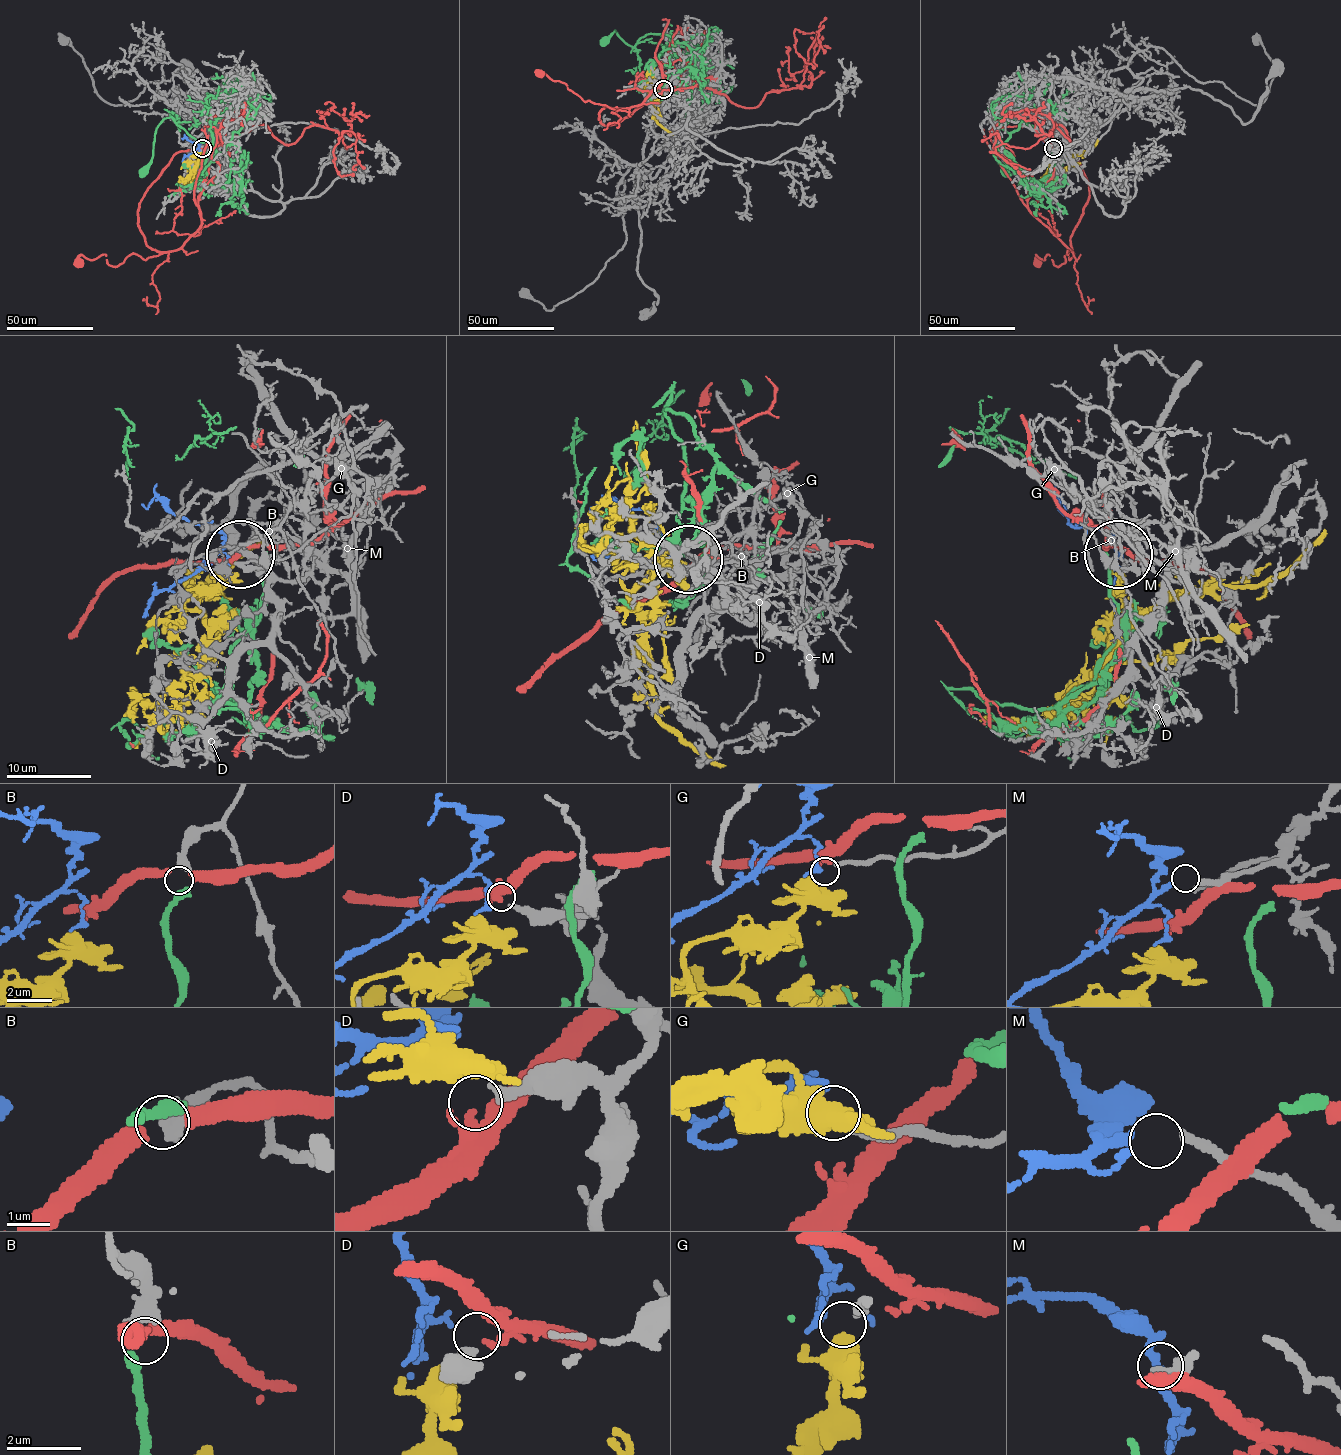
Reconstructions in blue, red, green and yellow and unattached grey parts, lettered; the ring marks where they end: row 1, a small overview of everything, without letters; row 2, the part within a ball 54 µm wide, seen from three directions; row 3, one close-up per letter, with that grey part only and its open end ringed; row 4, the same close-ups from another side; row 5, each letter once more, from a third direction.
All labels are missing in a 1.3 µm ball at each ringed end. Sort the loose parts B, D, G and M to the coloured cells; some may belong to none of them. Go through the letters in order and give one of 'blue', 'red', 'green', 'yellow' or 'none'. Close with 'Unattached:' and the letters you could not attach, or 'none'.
B: green
D: none
G: yellow
M: blue
Unattached: D

